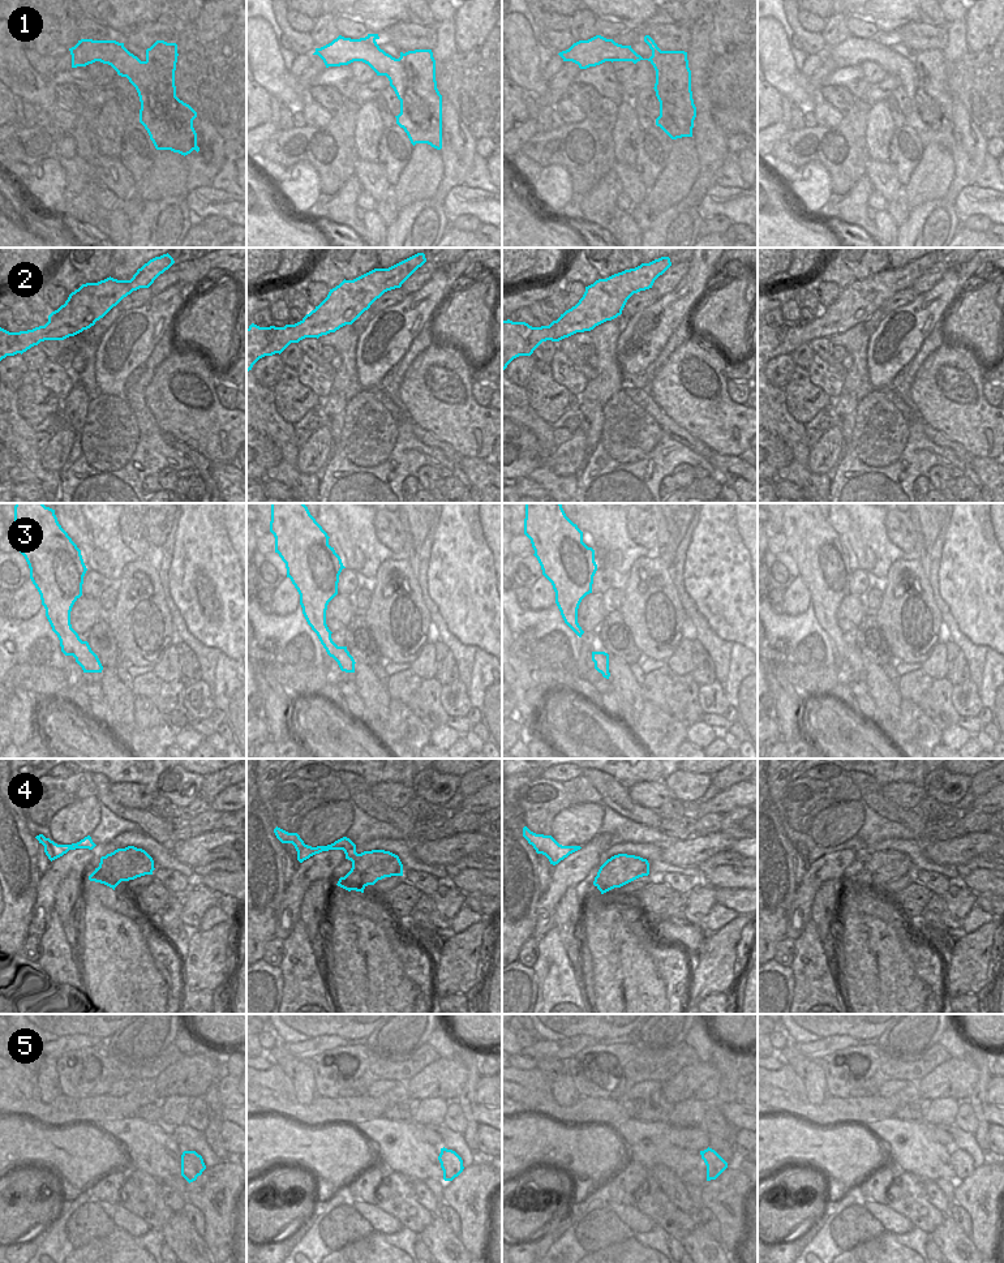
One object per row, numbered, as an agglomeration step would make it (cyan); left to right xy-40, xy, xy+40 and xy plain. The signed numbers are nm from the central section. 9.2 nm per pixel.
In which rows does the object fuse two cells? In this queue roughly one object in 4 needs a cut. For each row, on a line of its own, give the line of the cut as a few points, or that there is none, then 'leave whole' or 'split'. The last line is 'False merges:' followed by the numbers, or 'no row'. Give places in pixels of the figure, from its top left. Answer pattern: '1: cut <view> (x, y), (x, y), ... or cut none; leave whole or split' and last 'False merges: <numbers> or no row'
1: cut xy (399, 58), (406, 72), (408, 117), (428, 123), (441, 116); split
2: cut none; leave whole
3: cut none; leave whole
4: cut none; leave whole
5: cut none; leave whole
False merges: 1

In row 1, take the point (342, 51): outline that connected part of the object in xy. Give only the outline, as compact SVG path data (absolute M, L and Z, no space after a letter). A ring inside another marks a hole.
M368 34L365 38L351 39L339 35L331 43L316 48L326 68L348 65L353 61L368 64L377 76L386 76L390 86L400 100L400 113L396 124L404 129L411 143L428 143L432 147L442 149L442 116L433 117L428 124L415 124L404 111L404 94L407 90L407 72L403 60L386 53L377 44L378 34Z

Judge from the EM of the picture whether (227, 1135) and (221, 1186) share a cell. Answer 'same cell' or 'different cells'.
different cells

